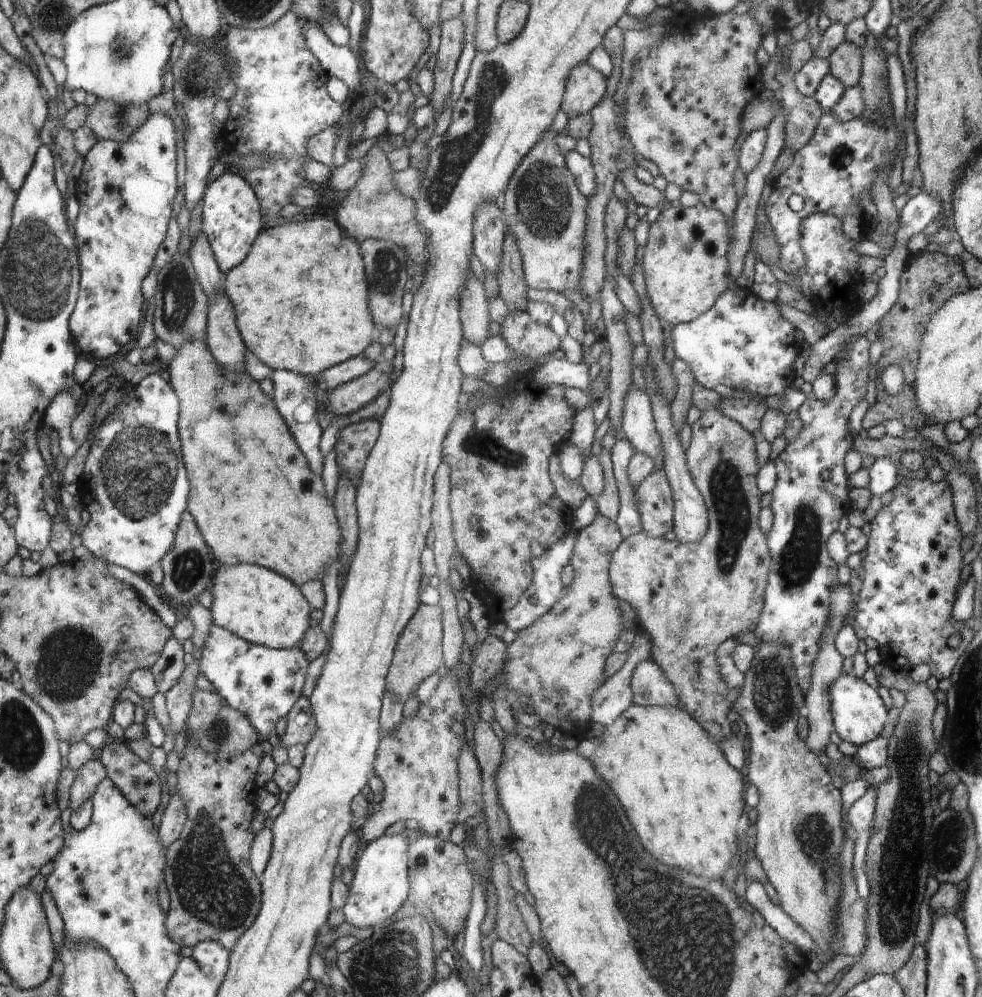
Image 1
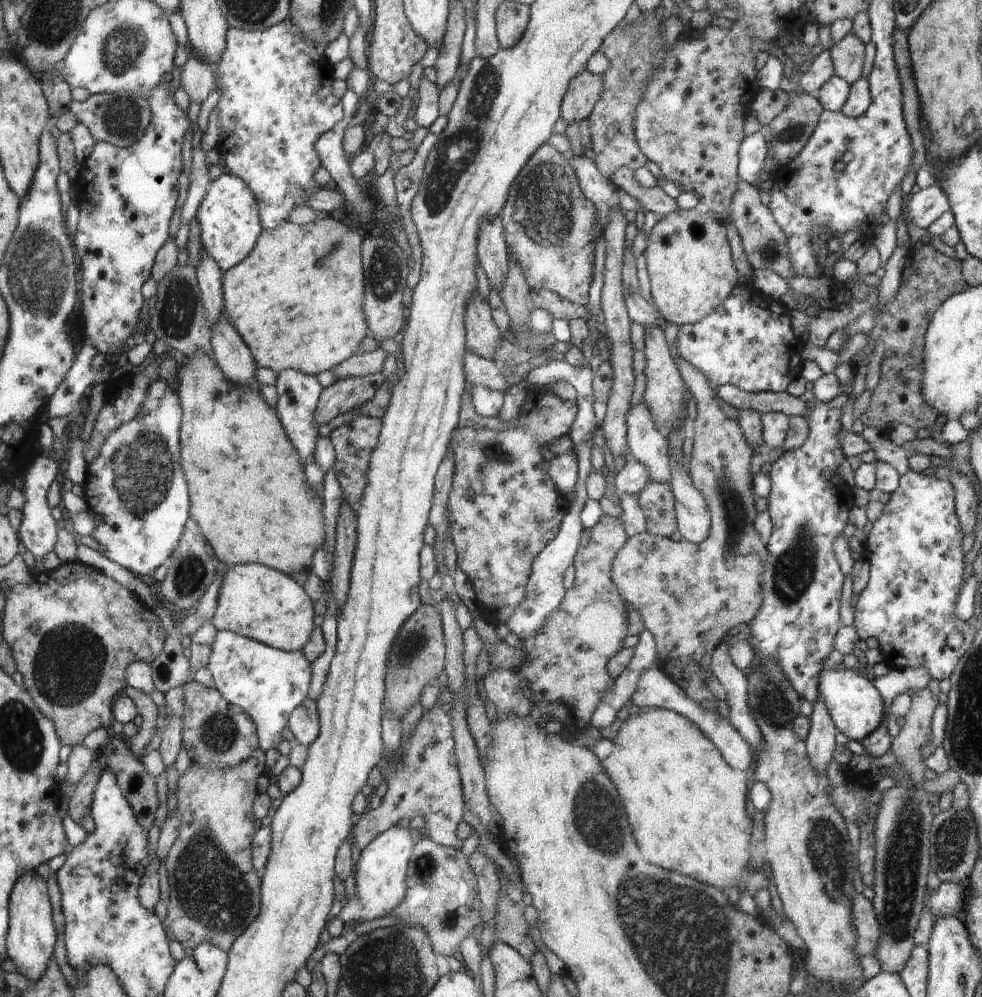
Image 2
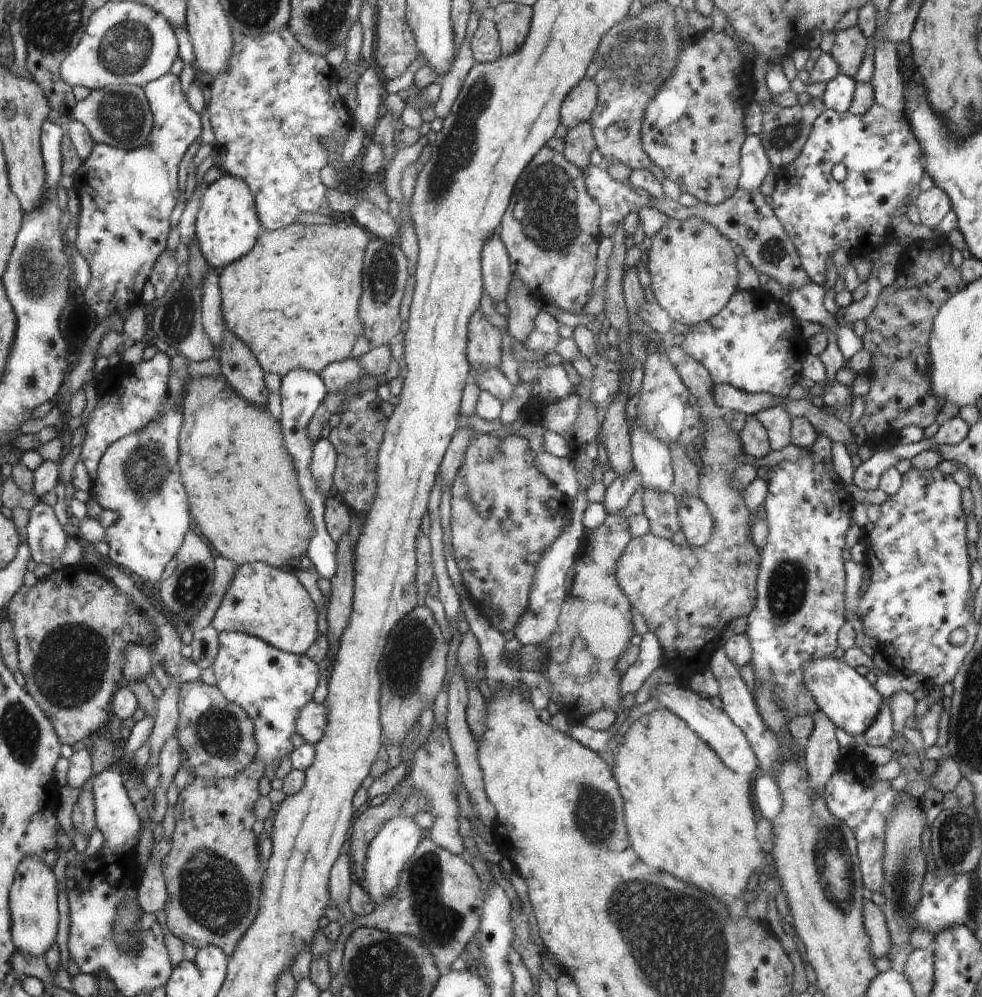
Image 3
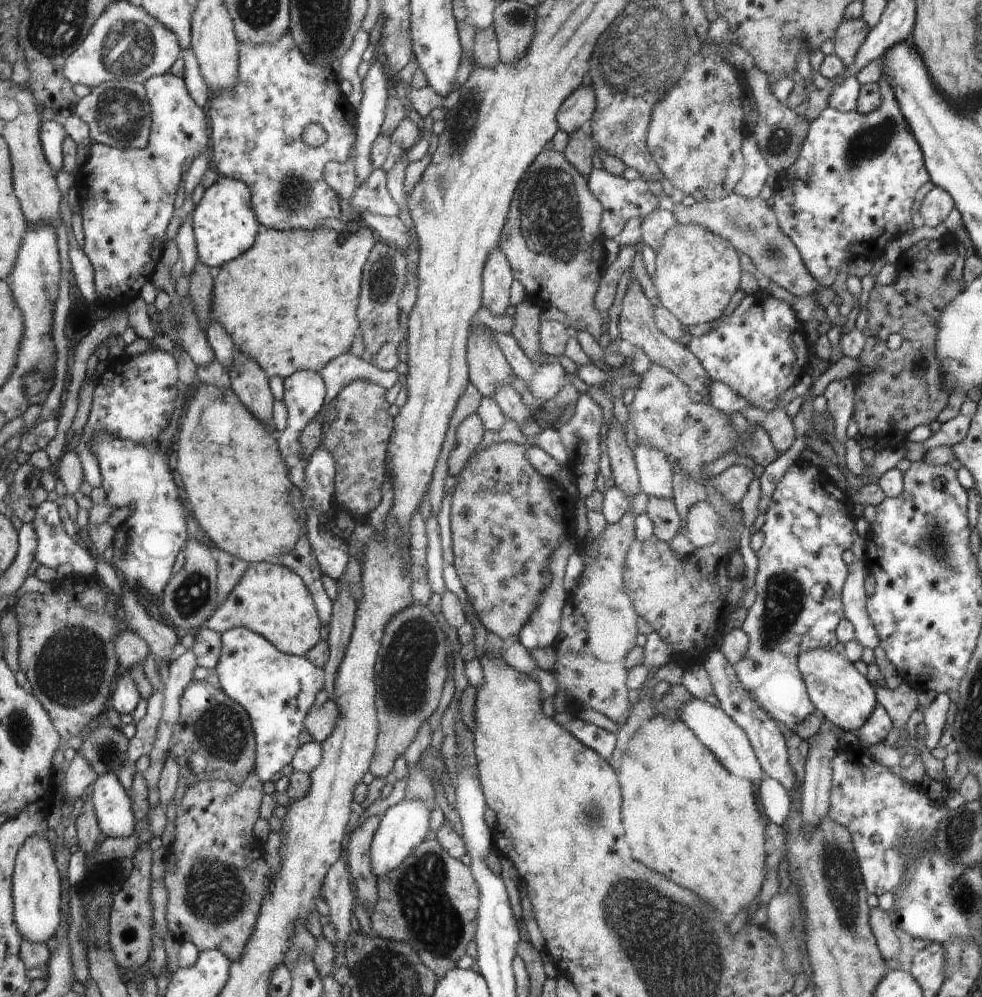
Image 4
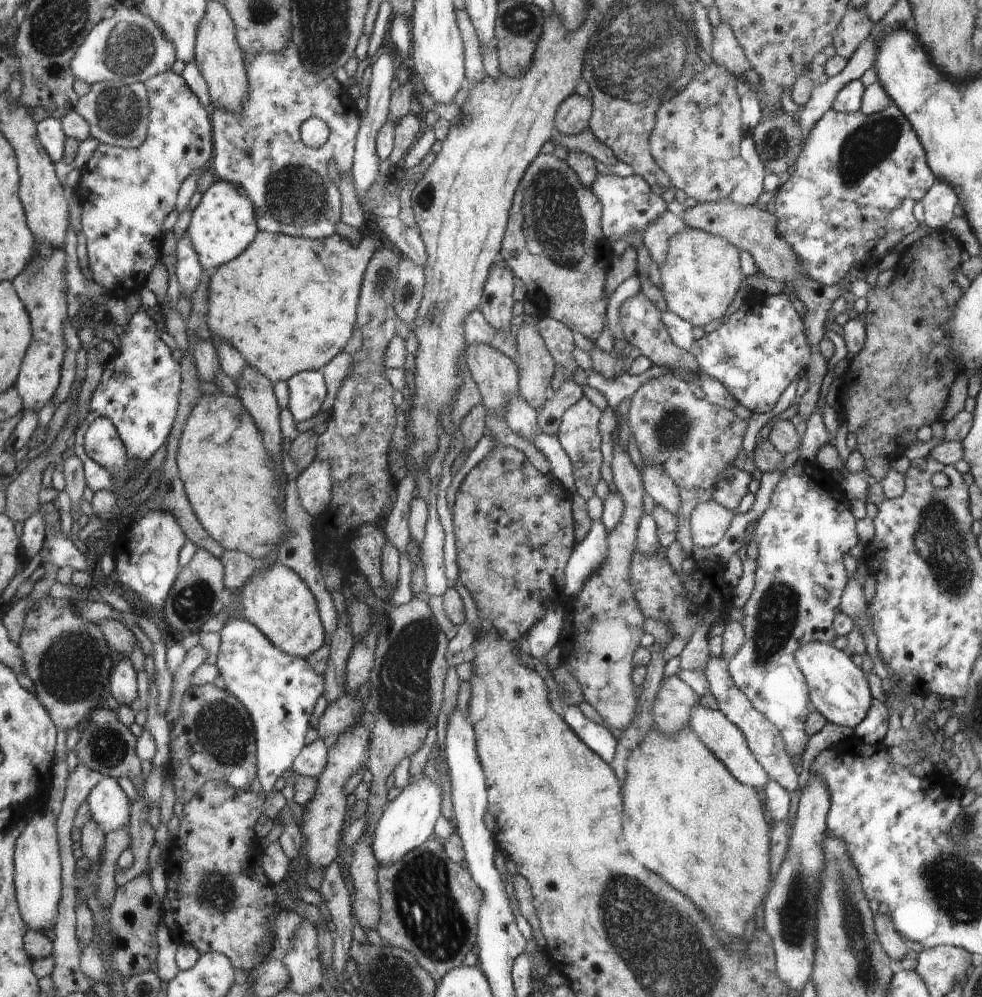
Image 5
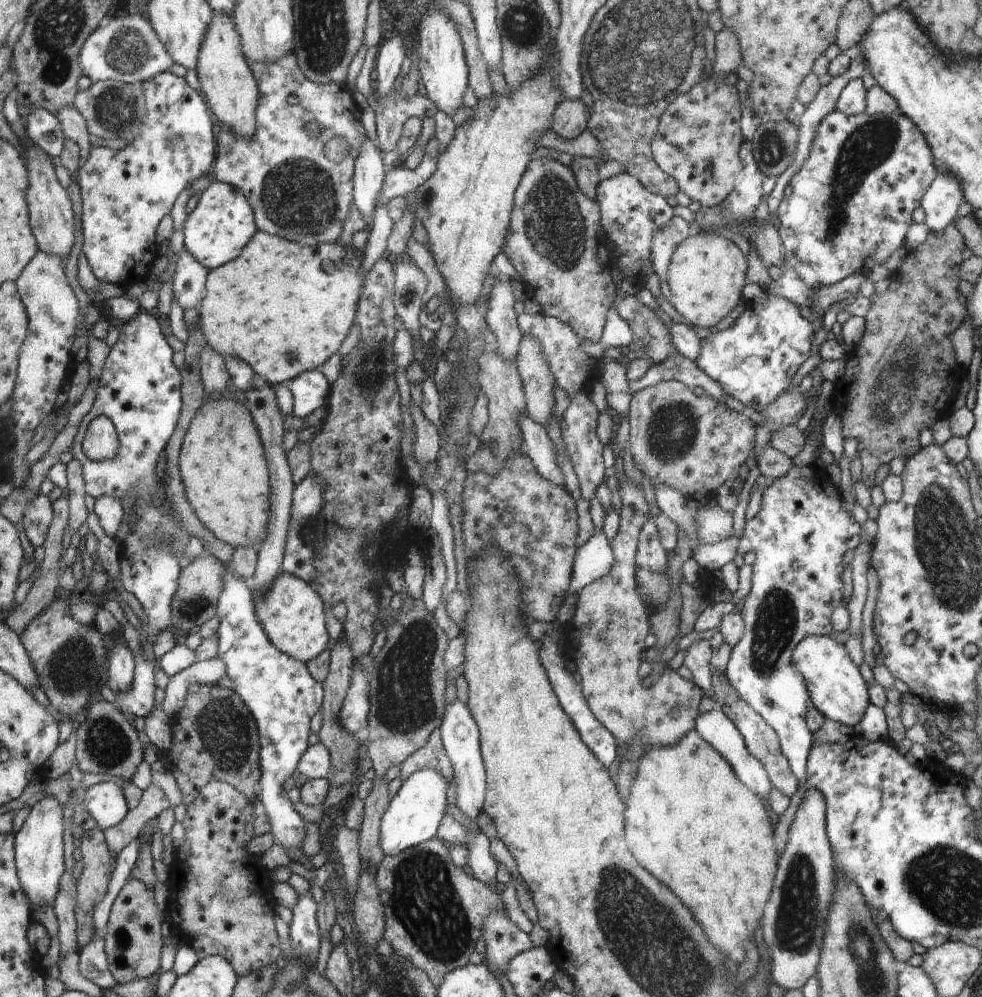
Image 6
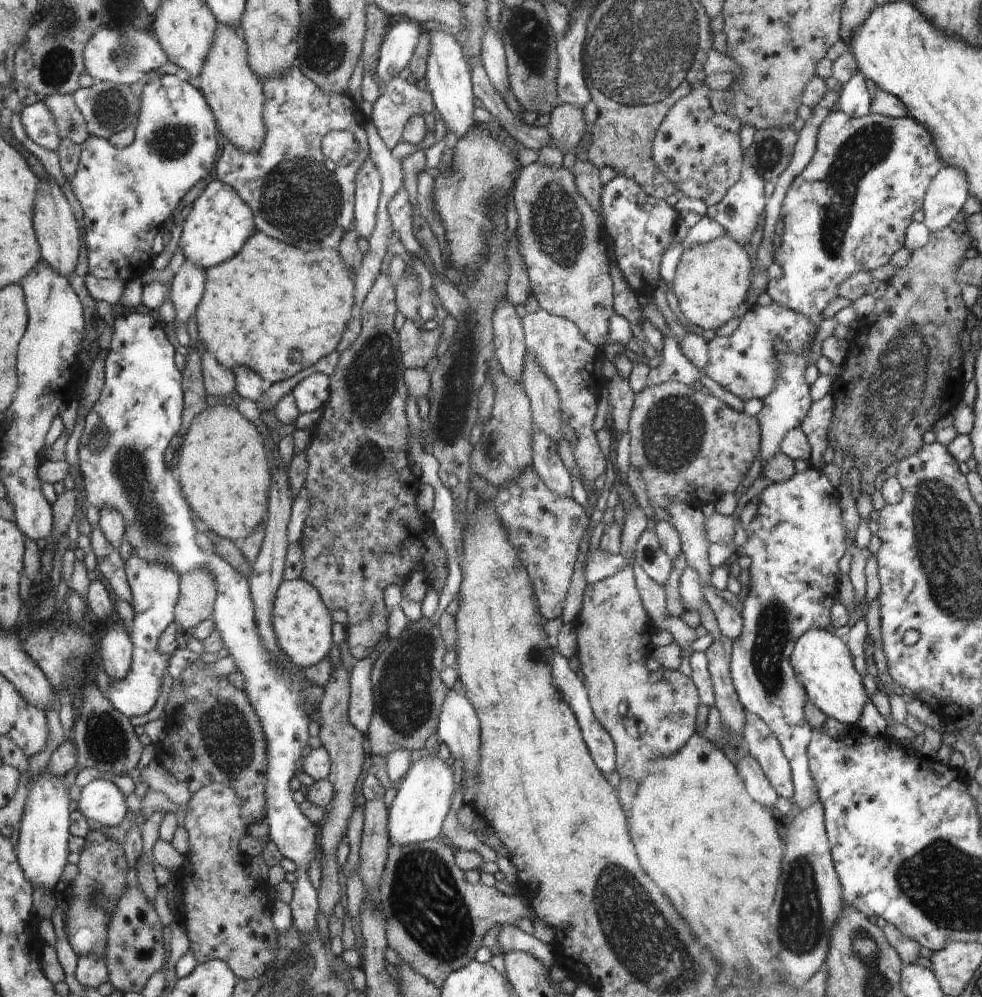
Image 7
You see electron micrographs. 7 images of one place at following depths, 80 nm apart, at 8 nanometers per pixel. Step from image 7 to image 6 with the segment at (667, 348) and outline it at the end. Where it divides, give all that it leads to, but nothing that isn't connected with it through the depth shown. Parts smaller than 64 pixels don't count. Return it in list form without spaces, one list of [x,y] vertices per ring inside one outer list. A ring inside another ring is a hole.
[[[676,350],[670,353],[662,362],[651,364],[641,379],[630,381],[629,389],[632,394],[636,394],[640,389],[667,380],[683,382],[691,389],[695,386],[702,386],[705,390],[704,394],[721,403],[724,403],[727,397],[718,382],[712,380],[703,370],[700,370],[694,361],[684,358]]]

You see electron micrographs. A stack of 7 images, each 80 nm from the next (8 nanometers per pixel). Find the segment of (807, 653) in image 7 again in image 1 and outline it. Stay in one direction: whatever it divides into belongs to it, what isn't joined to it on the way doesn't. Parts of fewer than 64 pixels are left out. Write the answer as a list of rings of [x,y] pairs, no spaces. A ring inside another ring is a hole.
[[[841,674],[830,689],[831,711],[834,715],[835,731],[838,736],[856,748],[878,737],[888,721],[888,712],[876,689],[868,686],[864,679],[854,675]]]

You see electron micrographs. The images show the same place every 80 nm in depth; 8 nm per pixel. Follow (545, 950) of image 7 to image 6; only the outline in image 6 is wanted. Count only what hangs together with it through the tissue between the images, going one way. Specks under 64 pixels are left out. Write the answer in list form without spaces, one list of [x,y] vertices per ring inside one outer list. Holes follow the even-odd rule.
[[[492,909],[483,922],[485,942],[484,964],[493,972],[498,981],[507,974],[510,960],[521,952],[530,950],[533,942],[502,909]]]

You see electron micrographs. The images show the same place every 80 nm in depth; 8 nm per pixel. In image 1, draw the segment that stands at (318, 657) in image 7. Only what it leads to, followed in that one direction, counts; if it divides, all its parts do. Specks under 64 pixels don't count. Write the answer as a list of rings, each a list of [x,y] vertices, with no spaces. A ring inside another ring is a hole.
[[[250,563],[219,565],[211,587],[213,624],[226,627],[236,636],[269,649],[289,649],[303,640],[310,606],[302,592],[284,575]]]

